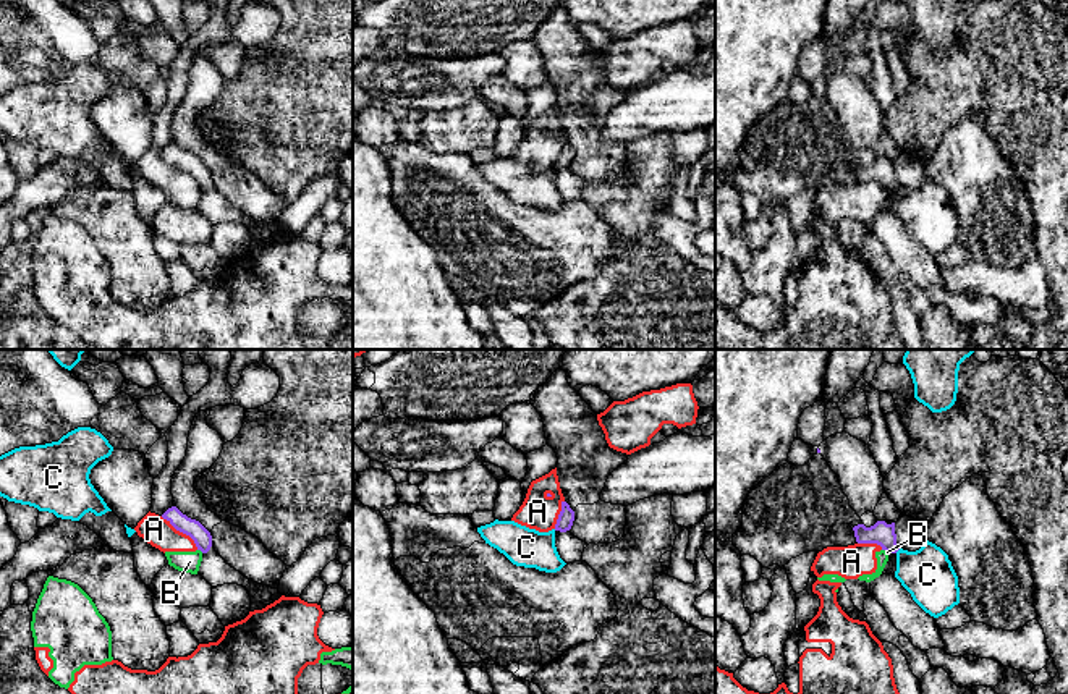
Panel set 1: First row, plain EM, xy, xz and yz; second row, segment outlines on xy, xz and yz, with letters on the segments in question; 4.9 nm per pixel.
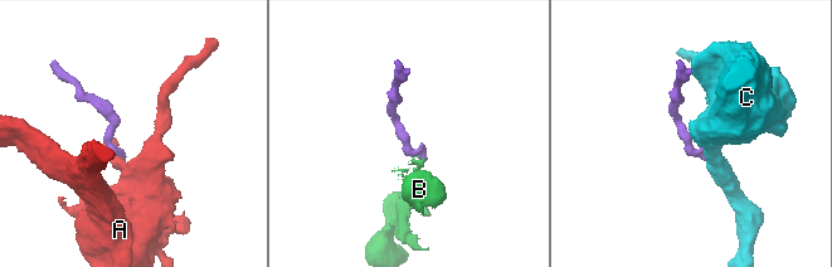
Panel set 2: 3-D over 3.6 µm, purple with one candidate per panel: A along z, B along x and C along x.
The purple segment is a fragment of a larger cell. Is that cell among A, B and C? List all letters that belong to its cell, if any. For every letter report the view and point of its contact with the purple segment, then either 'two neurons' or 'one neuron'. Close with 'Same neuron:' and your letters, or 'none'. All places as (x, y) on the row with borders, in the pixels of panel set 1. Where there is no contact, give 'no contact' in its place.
A: meets purple in xy at (182, 531); two neurons
B: meets purple in yz at (885, 550); two neurons
C: meets purple in yz at (897, 550); two neurons
Same neuron: none

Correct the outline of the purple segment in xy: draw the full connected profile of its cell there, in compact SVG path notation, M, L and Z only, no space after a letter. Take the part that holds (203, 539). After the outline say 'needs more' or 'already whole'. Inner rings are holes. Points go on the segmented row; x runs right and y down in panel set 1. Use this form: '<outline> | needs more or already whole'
M176 506L168 508L162 518L167 519L176 531L194 540L197 550L202 552L202 561L197 574L201 574L212 587L223 584L238 584L246 587L249 584L248 578L231 568L215 552L210 532L199 521L188 518Z | needs more

